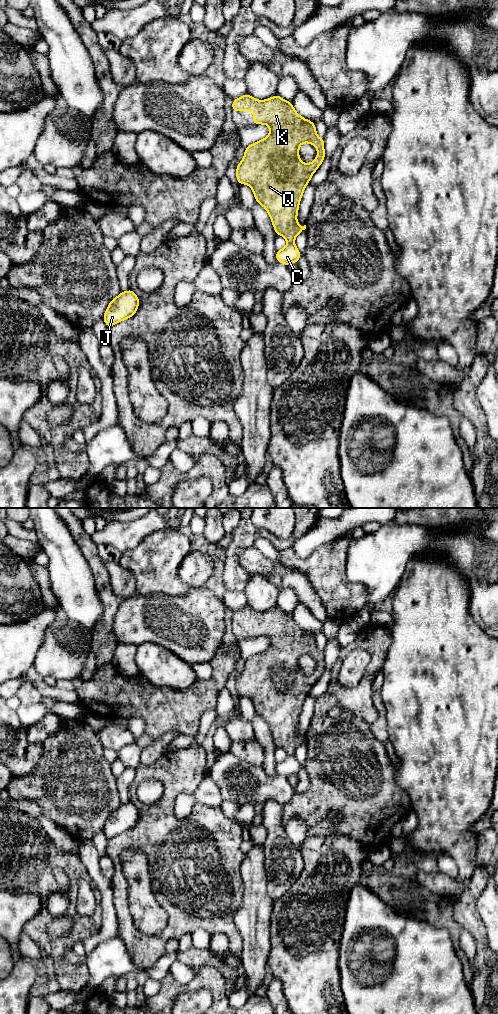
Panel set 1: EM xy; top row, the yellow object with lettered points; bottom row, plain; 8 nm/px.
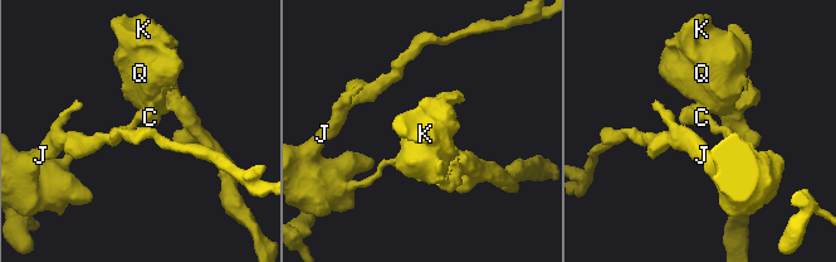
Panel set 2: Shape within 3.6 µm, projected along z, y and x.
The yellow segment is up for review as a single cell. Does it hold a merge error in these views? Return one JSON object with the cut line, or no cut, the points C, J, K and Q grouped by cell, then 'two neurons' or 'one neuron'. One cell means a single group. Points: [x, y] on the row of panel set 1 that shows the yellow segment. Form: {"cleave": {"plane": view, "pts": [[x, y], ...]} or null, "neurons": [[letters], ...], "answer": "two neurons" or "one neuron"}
{"cleave": {"plane": "xy", "pts": [[288, 242], [293, 243]]}, "neurons": [["C", "J"], ["K", "Q"]], "answer": "two neurons"}

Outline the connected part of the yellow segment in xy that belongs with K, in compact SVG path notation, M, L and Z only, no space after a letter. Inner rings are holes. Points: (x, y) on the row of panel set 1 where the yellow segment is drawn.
M246 93L233 100L232 110L253 111L254 125L266 124L270 128L266 138L245 148L244 157L236 168L236 178L238 184L252 188L256 202L267 210L276 235L283 236L288 243L294 243L296 236L306 229L306 225L297 223L299 203L305 187L325 158L324 138L317 136L314 122L301 117L292 102L285 101L277 94L260 101ZM302 143L313 144L318 152L315 160L309 164L299 158L299 146Z

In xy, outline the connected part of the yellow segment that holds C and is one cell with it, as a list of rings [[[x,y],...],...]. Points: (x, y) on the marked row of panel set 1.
[[[287,243],[285,248],[276,251],[275,256],[278,263],[288,266],[291,263],[297,263],[301,255],[294,243]]]

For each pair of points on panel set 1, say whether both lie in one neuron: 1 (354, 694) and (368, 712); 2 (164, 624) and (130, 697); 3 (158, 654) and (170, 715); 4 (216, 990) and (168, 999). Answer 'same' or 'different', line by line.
1: same
2: different
3: different
4: same

